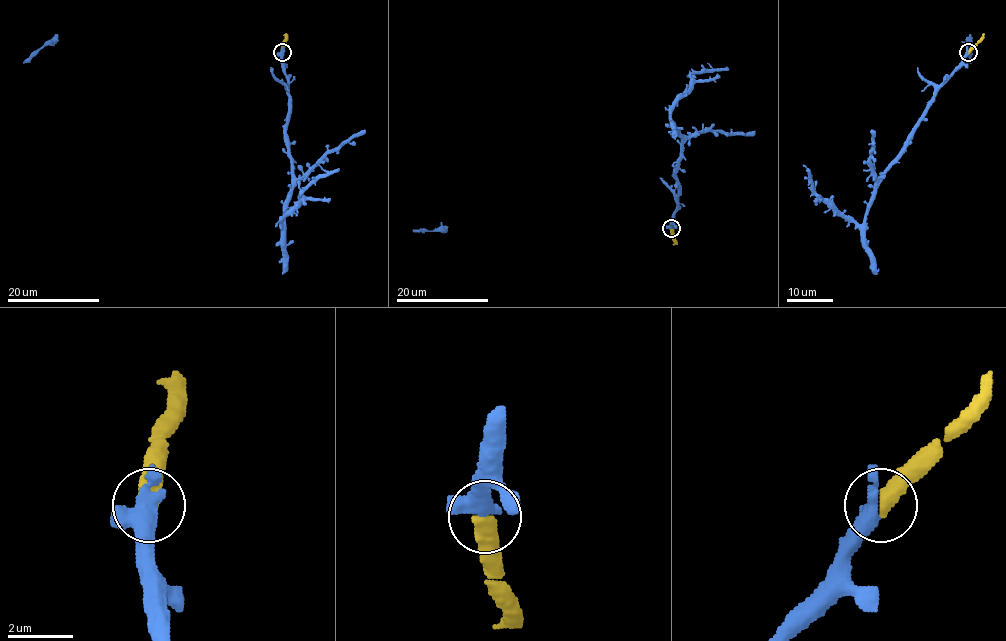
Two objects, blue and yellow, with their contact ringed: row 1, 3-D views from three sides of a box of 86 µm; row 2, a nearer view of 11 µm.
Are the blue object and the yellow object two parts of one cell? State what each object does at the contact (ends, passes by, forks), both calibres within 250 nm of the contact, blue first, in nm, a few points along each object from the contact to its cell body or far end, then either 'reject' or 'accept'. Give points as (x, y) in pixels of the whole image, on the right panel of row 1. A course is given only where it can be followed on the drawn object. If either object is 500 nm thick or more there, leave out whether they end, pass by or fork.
480/550 nm | blue via (968, 53), (963, 63), (936, 92), (901, 157), (880, 180), (861, 224), (847, 220), (813, 190), (808, 168) | yellow via (968, 53), (984, 33) | accept

